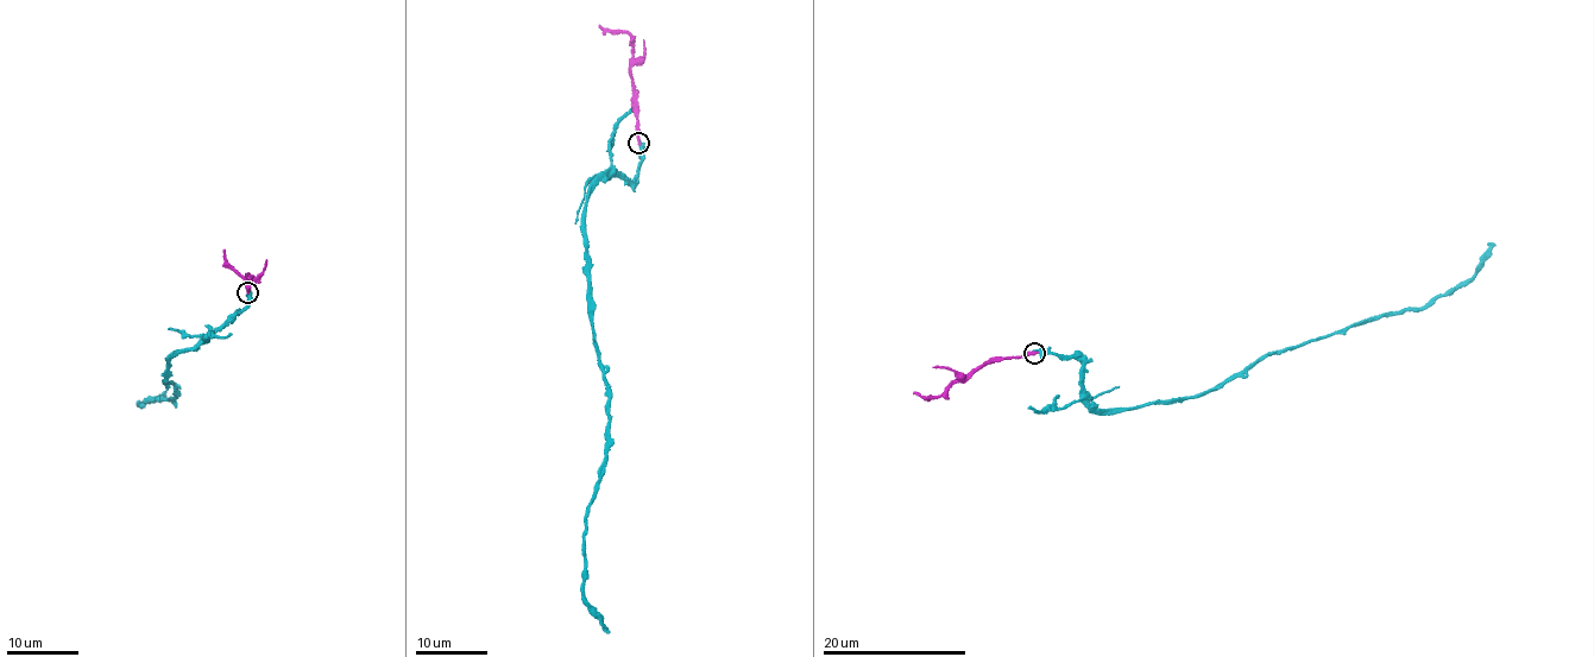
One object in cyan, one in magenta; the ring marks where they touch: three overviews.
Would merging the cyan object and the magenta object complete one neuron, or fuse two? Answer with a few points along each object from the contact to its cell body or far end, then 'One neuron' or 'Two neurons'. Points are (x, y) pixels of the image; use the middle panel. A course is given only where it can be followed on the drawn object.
Course of cyan: (640, 141), (637, 176), (606, 178), (585, 206), (587, 309), (609, 405), (583, 592), (610, 632). Course of magenta: (638, 141), (630, 74), (635, 44), (629, 33), (600, 25). One neuron

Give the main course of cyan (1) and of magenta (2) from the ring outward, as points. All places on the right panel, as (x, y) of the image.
1: (1034, 352), (1075, 357), (1101, 410), (1197, 398), (1262, 359), (1425, 308), (1465, 285), (1494, 242)
2: (1034, 353), (985, 361), (939, 397), (928, 399), (913, 391)

